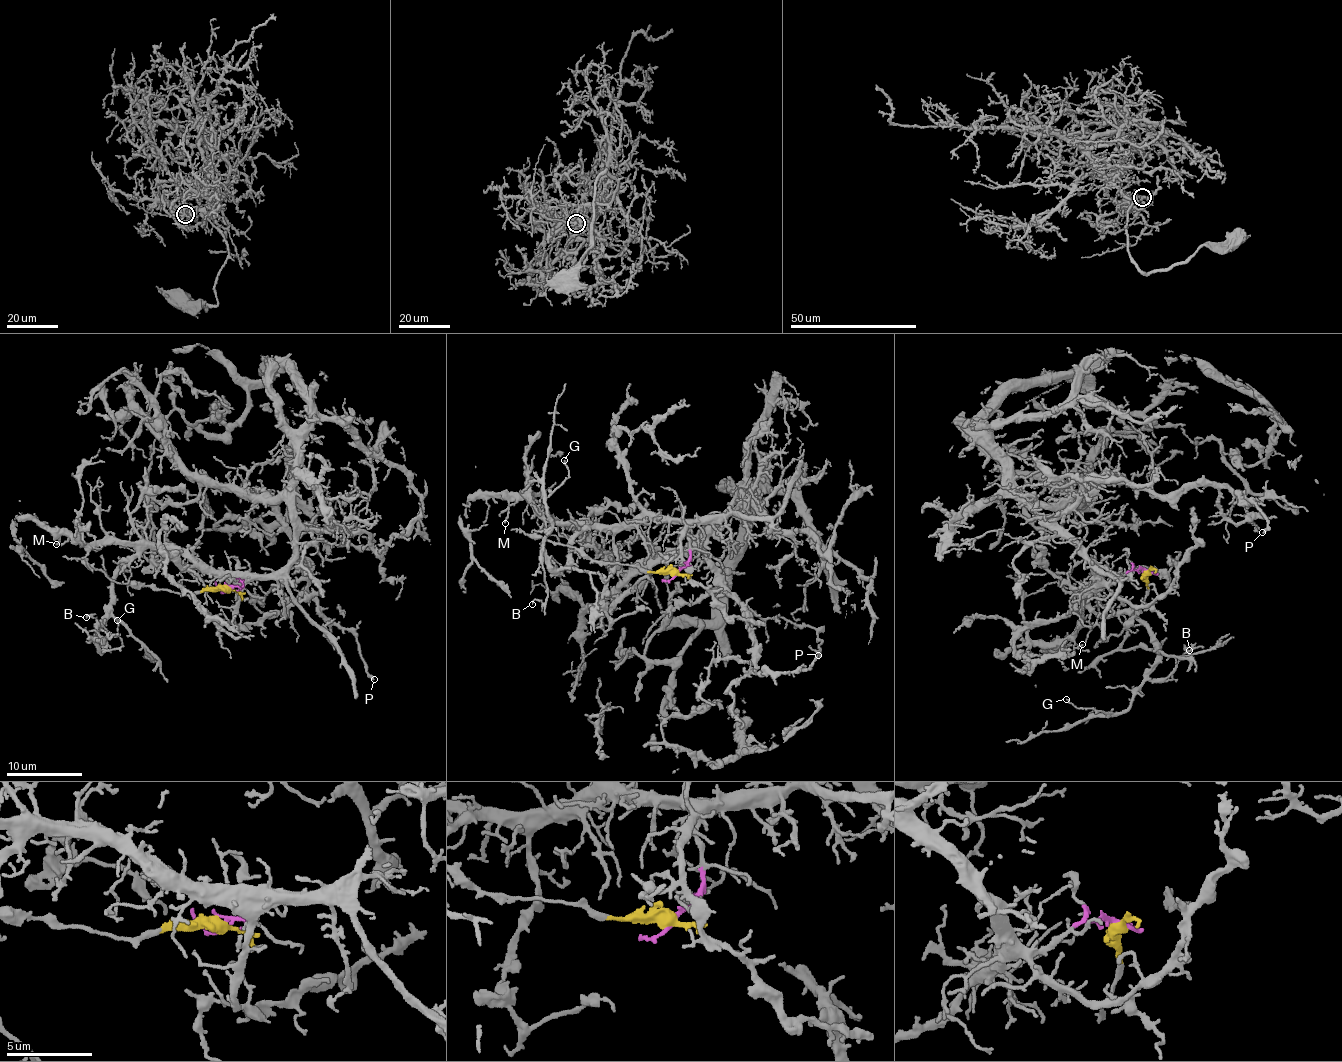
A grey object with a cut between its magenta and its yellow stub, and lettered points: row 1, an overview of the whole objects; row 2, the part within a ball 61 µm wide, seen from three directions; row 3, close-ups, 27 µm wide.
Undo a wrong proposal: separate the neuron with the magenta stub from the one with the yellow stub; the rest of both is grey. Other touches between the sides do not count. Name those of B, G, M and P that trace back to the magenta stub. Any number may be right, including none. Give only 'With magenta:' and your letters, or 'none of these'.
With magenta: B, G, M, P

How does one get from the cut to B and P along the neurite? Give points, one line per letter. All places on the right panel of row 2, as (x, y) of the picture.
B: (1147, 570), (1096, 583), (1089, 605), (1142, 623), (1157, 655), (1152, 678), (1190, 649)
P: (1147, 570), (1106, 582), (1037, 511), (1092, 498), (1103, 482), (1165, 494), (1229, 487), (1256, 504), (1262, 533)

